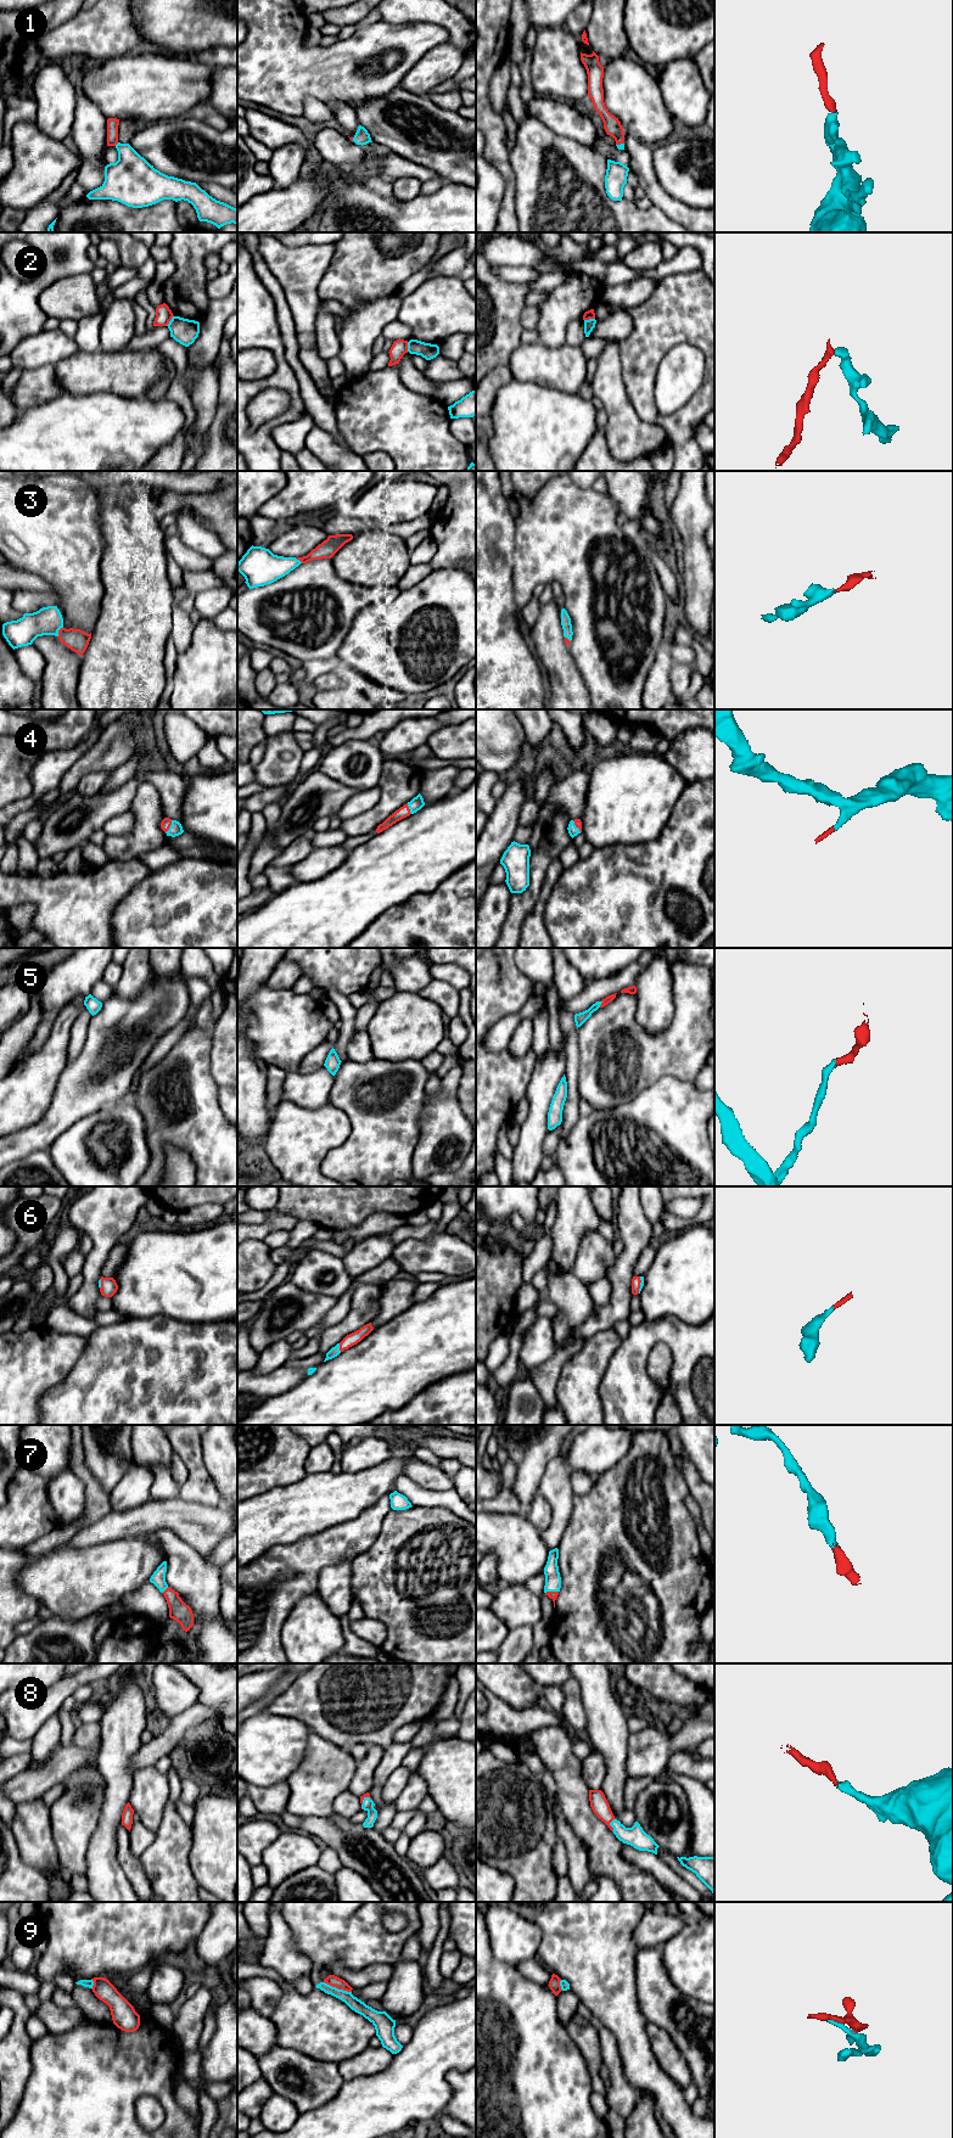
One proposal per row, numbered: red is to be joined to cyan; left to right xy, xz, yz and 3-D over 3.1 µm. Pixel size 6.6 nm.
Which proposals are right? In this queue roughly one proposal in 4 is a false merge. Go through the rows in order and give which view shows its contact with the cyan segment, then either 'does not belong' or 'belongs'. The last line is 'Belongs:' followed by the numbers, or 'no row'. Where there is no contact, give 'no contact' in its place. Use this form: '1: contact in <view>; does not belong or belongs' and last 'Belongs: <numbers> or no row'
1: contact in xy; belongs
2: contact in yz; does not belong
3: contact in xy; belongs
4: contact in xy; belongs
5: contact in yz; belongs
6: contact in xz; belongs
7: contact in yz; belongs
8: contact in yz; belongs
9: contact in xz; does not belong
Belongs: 1, 3, 4, 5, 6, 7, 8

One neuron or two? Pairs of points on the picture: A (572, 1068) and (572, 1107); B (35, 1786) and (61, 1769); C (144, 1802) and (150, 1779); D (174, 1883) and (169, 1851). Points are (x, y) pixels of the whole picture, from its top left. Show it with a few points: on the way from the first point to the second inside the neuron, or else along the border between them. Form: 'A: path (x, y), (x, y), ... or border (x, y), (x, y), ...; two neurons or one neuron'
A: path (572, 1078), (572, 1098); one neuron
B: path (41, 1780), (55, 1769); one neuron
C: path (149, 1796), (150, 1785); one neuron
D: path (169, 1875), (169, 1858); one neuron

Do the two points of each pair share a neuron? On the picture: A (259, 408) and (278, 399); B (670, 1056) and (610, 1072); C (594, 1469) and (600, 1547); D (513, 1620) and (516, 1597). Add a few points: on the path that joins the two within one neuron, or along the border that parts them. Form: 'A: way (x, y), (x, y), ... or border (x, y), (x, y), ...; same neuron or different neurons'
A: way (264, 407), (273, 402); same neuron
B: way (655, 1056), (624, 1059); same neuron
C: border (618, 1462), (594, 1481); different neurons
D: way (514, 1614), (516, 1603); same neuron

